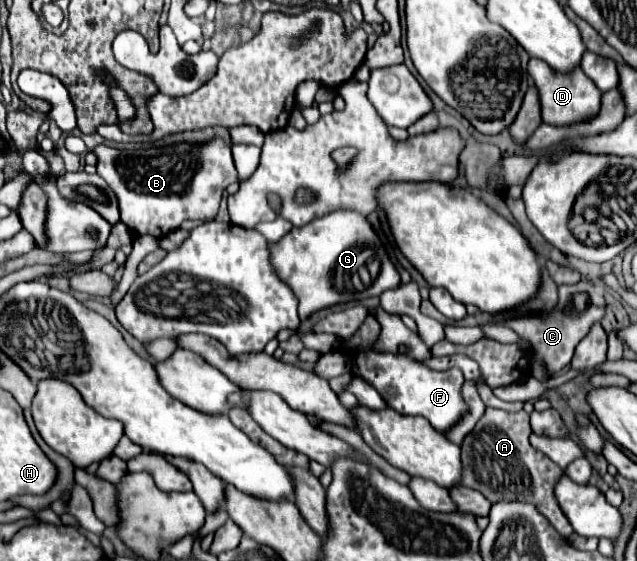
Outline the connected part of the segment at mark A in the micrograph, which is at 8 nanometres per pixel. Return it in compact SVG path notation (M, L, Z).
M487 408L475 430L467 434L461 444L463 486L481 492L489 502L531 502L551 522L551 526L563 534L563 538L569 538L573 534L573 526L555 502L555 482L559 482L563 470L549 456L535 450L529 436L531 426L525 410L509 414L497 408Z

